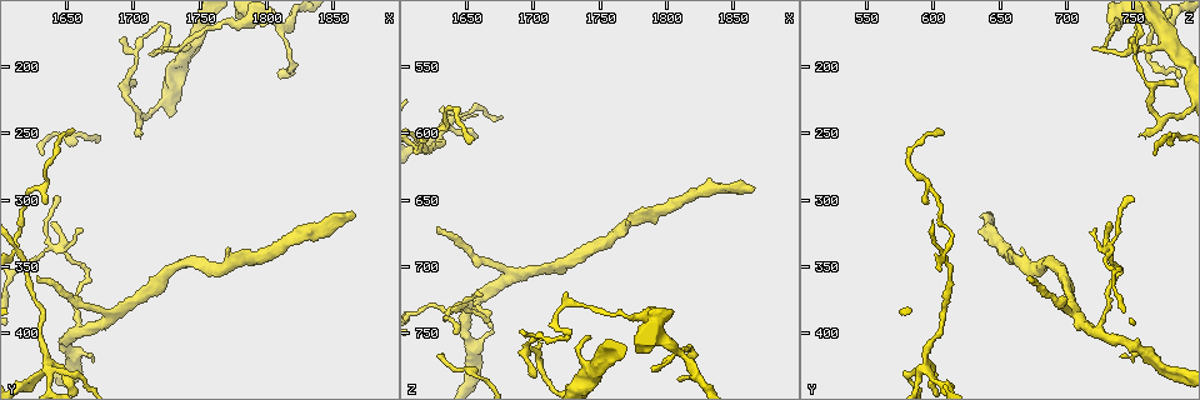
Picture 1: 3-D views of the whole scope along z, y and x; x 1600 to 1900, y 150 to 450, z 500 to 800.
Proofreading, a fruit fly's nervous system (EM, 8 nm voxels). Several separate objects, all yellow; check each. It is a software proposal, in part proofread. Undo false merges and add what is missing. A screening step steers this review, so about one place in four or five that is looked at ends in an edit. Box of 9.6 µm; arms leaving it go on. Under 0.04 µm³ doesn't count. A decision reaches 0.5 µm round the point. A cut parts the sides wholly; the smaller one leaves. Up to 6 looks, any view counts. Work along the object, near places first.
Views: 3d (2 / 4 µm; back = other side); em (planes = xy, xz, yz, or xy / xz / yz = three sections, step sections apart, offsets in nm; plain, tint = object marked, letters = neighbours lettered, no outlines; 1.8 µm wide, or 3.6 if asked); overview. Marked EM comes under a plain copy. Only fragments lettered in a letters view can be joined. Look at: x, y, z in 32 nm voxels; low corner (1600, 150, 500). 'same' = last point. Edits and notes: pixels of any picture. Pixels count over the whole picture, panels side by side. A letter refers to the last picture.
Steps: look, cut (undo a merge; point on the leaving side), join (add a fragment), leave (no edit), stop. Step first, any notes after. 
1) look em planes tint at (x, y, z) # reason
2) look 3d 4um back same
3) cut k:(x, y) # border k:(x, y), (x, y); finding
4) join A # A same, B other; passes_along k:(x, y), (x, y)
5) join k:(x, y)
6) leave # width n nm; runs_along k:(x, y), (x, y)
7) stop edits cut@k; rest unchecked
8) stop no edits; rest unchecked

look 3d 4um at (1724, 170, 754) # abrupt turn

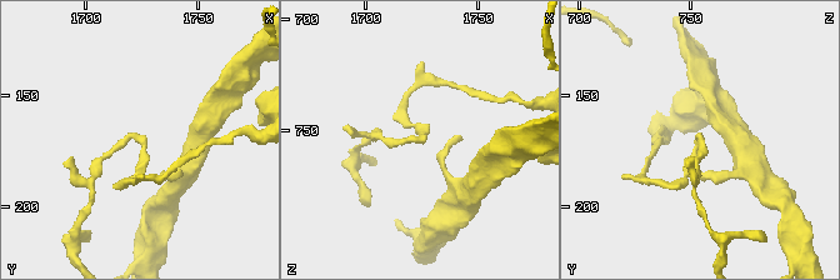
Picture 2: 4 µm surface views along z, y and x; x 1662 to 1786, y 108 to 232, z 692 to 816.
look em xy step 16 tint at (1724, 169, 754) # need the tissue

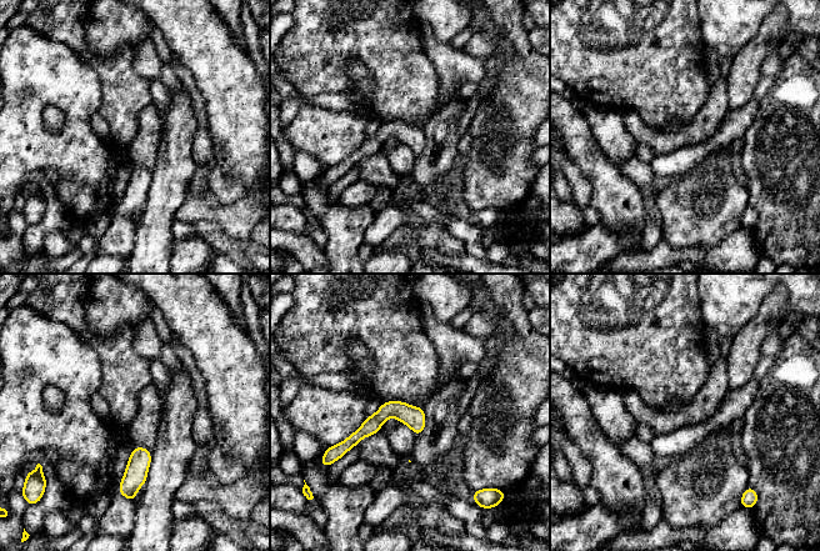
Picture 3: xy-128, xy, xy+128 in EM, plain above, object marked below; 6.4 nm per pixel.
look em planes letters same

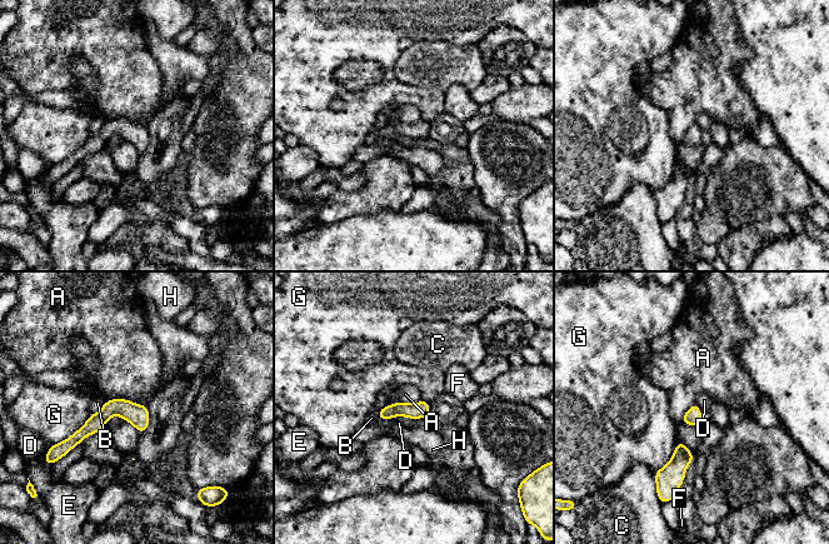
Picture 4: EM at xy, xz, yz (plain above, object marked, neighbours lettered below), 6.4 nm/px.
leave # width 110 nm; longest_contact G 320 nm; A other, B other, C other, D other, E other, F other, G other, H other; one neuron here

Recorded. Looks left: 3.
look em planes tint at (1814, 170, 768)

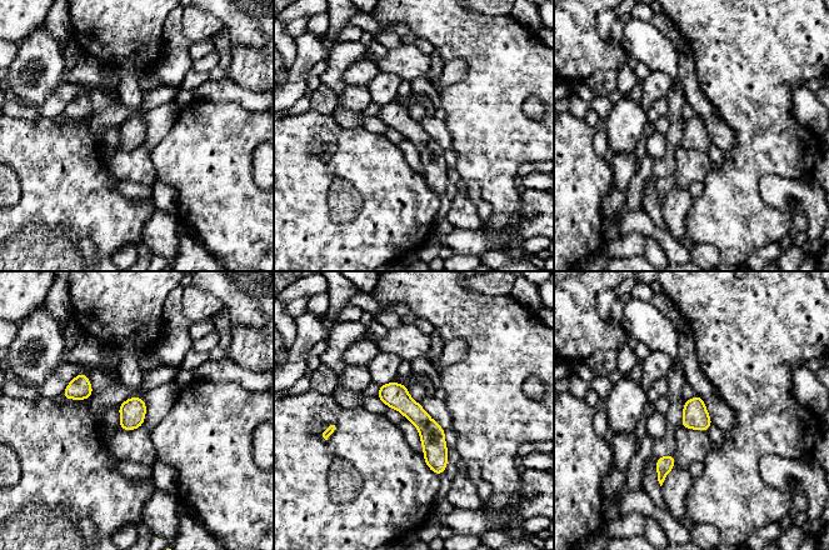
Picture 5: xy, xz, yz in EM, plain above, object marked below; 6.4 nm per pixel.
look em planes letters same # what lies round it

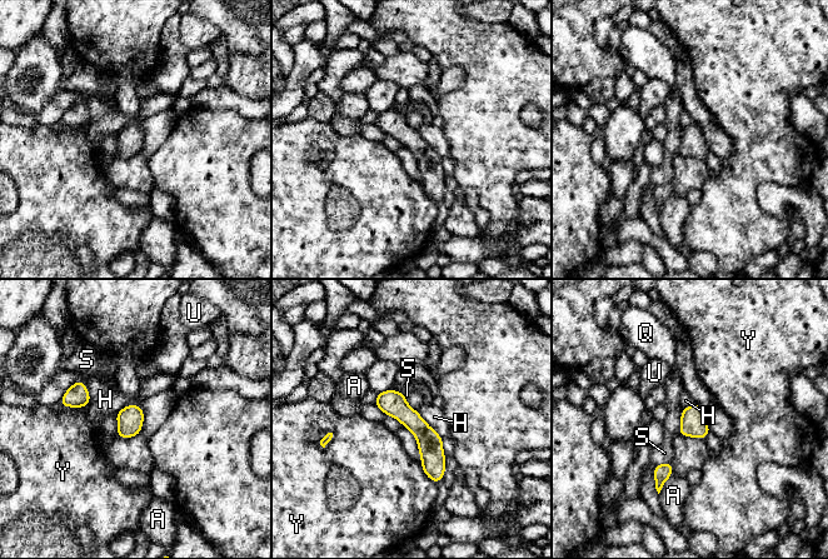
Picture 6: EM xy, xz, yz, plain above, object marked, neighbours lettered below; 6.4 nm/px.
leave # A other, H other, Q other, S other, U other, Y other; all the same neuron

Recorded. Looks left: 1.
look em planes letters at (1646, 334, 730) # sharp bend

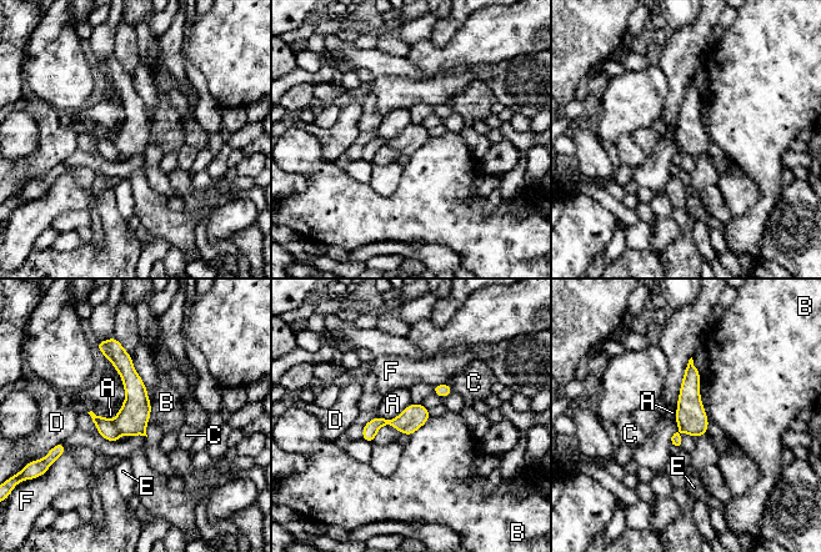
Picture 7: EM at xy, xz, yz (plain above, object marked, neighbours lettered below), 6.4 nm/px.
cut 7:(105, 427) # A other, B other, C other, D other, E other, F other; a second neuron is stuck on

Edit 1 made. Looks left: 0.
stop edits cut@7; rest unchecked

